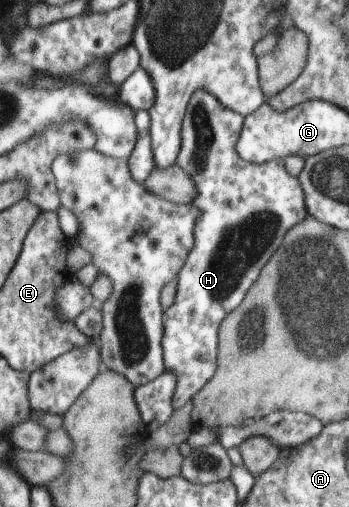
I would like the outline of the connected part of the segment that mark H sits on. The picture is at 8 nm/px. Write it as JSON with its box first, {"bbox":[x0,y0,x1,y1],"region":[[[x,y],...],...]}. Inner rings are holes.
{"bbox":[163,89,309,409],"region":[[[199,89],[191,96],[187,105],[186,118],[182,123],[182,147],[176,161],[196,184],[196,197],[191,202],[202,211],[195,224],[195,249],[187,257],[178,275],[174,303],[165,315],[166,335],[163,336],[164,371],[178,374],[174,407],[179,409],[198,393],[216,371],[218,351],[218,327],[235,311],[259,279],[262,267],[282,244],[284,235],[309,214],[307,197],[303,186],[288,173],[286,161],[275,159],[266,163],[244,161],[238,152],[239,137],[242,135],[246,118],[243,114],[228,109],[208,91]]]}

